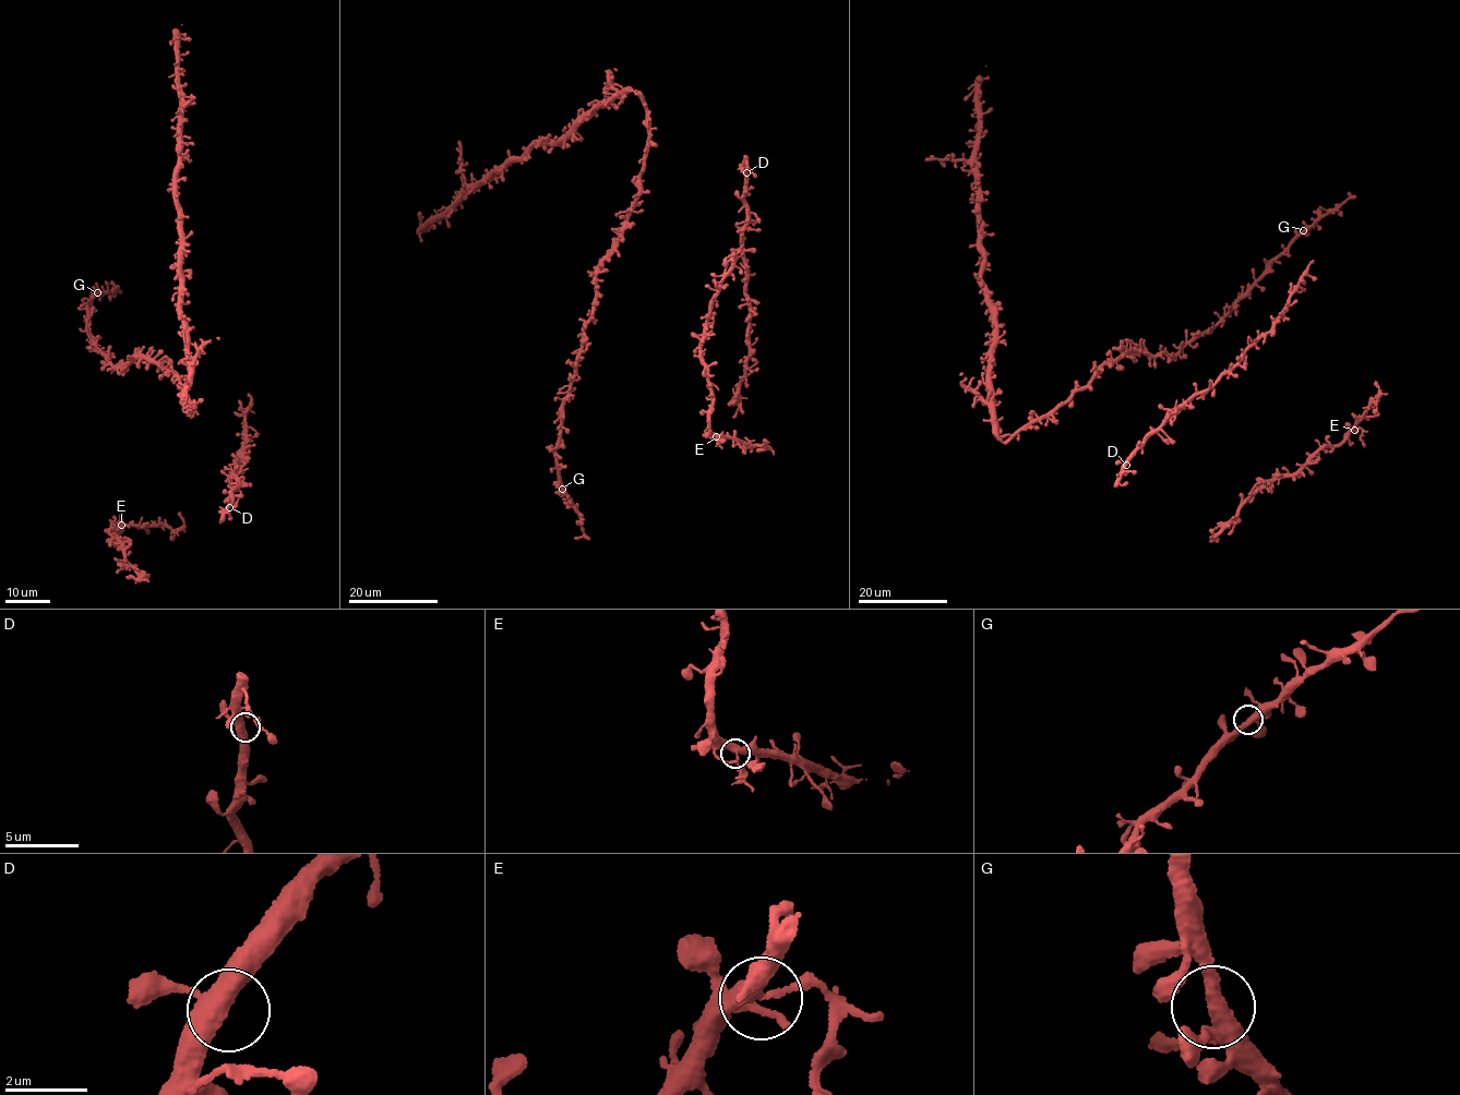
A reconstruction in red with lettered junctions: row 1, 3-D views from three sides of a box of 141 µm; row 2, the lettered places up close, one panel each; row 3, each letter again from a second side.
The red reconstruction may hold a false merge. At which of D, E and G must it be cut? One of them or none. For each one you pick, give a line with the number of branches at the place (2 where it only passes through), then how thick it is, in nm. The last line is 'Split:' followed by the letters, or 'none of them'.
E: Branches: 3. Thickness 320 nm
Split: E

